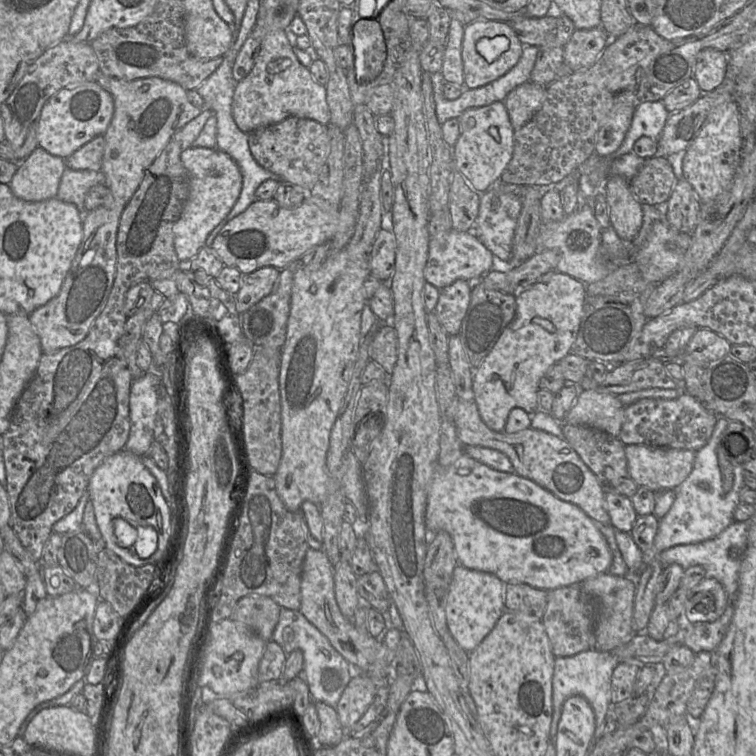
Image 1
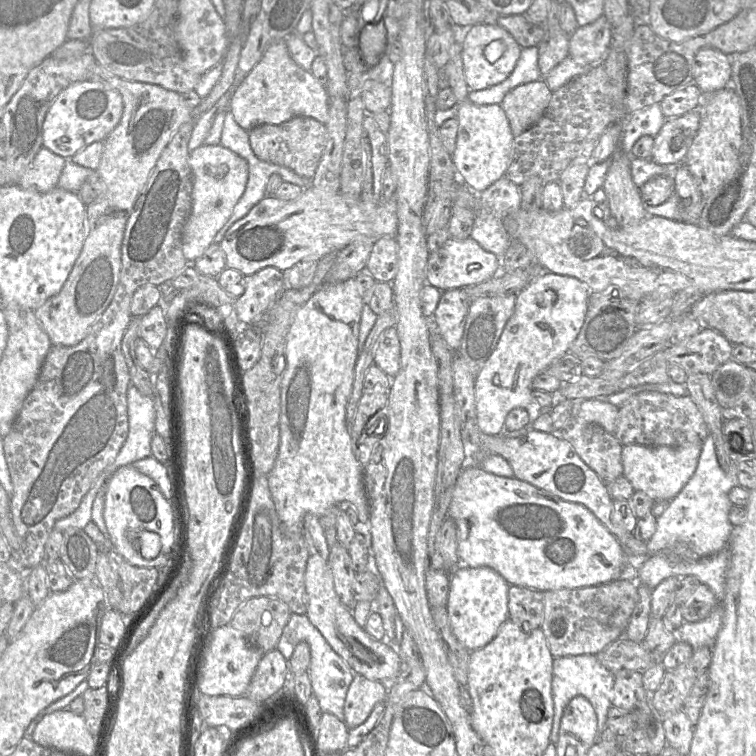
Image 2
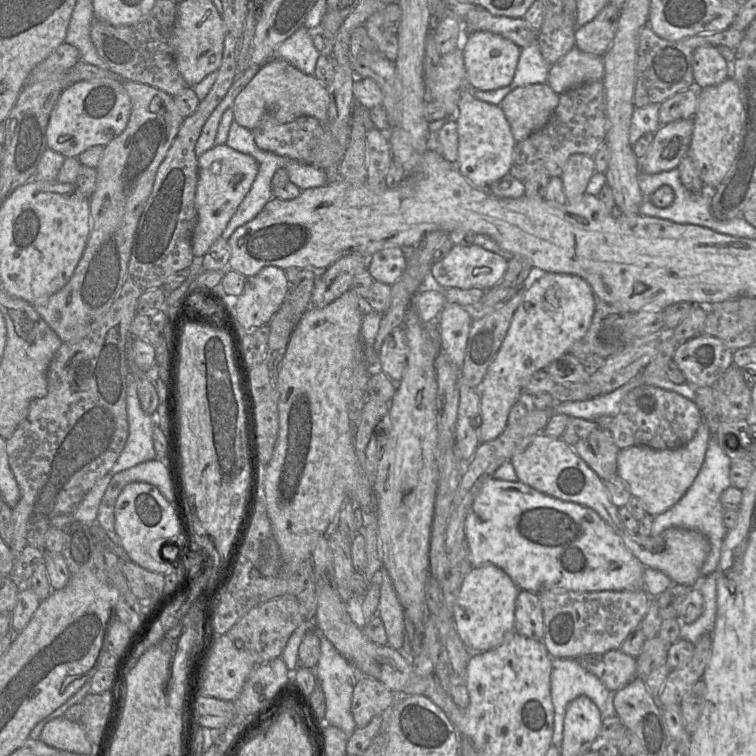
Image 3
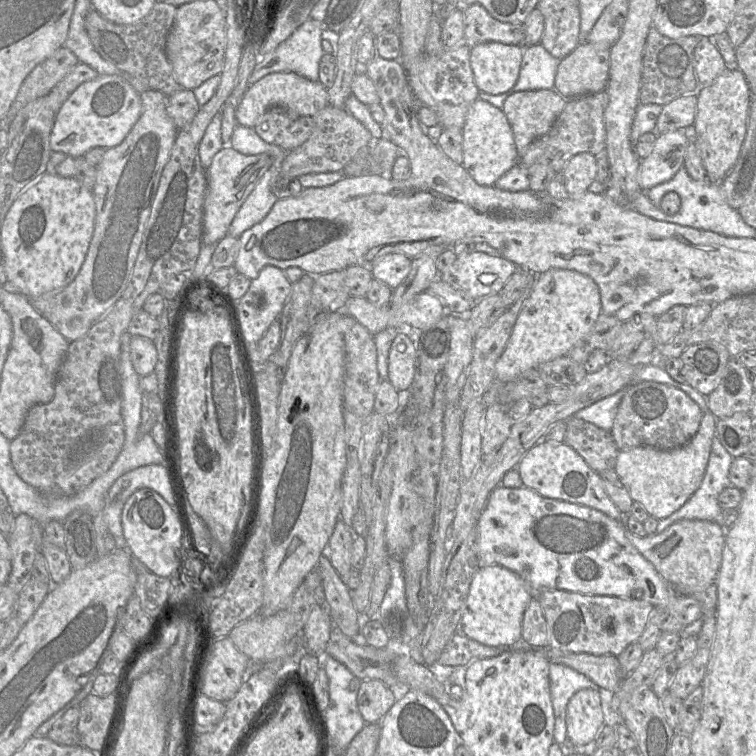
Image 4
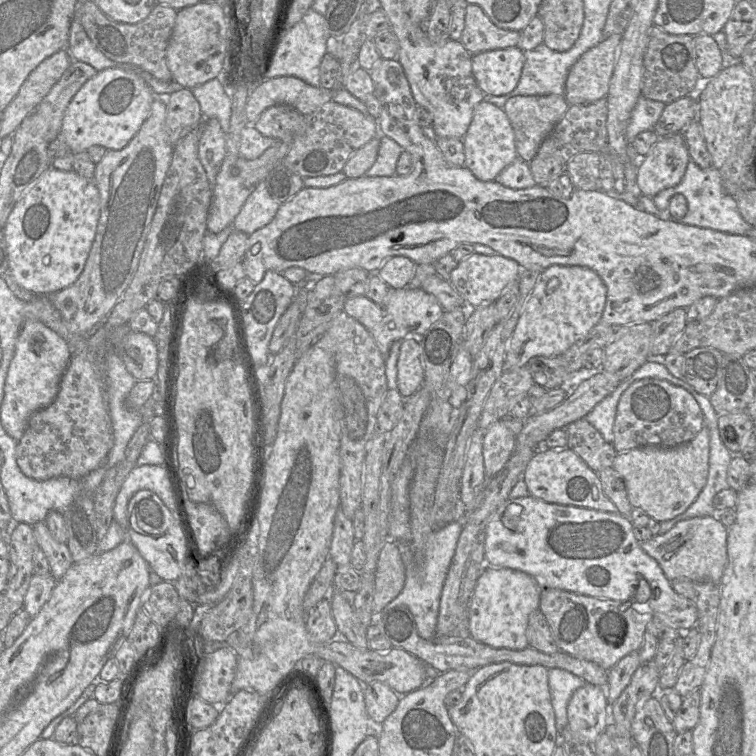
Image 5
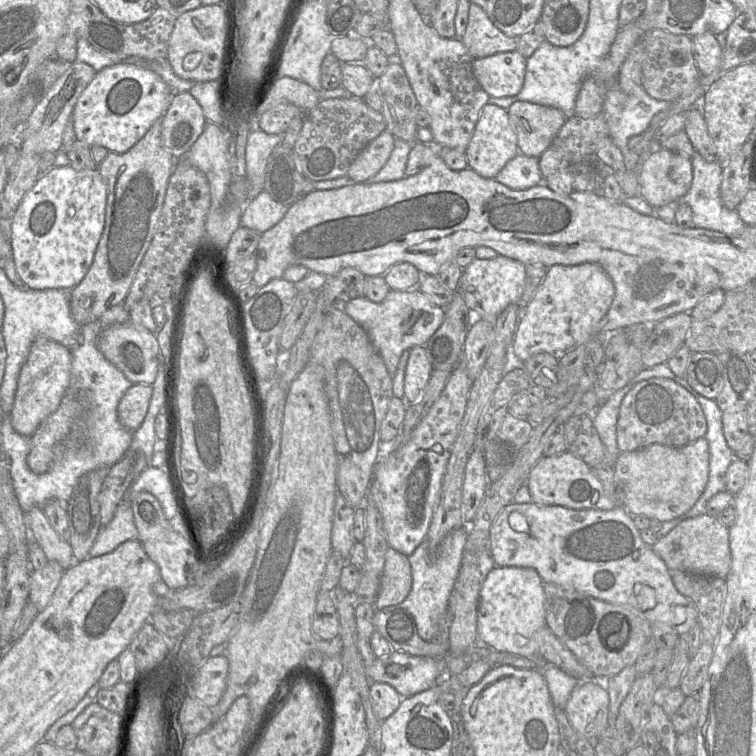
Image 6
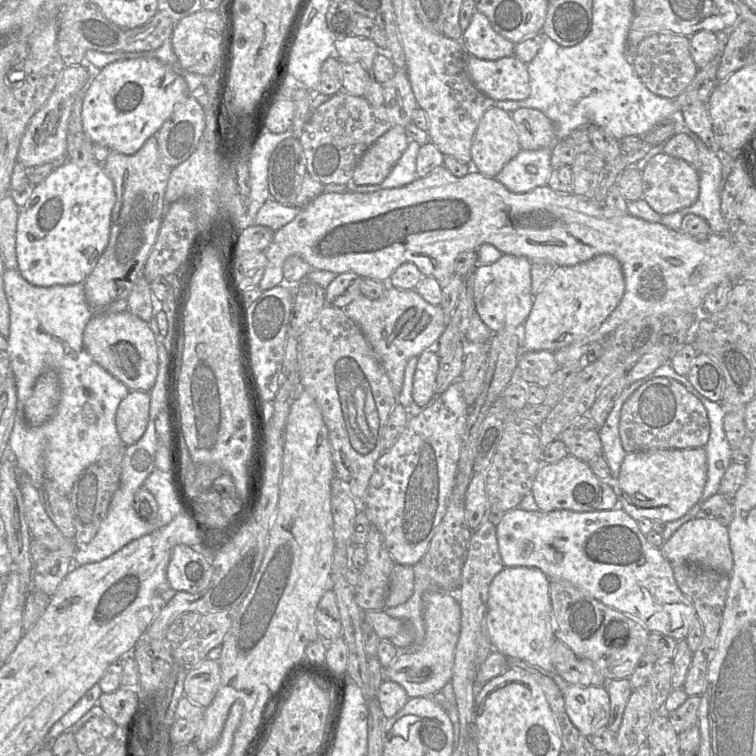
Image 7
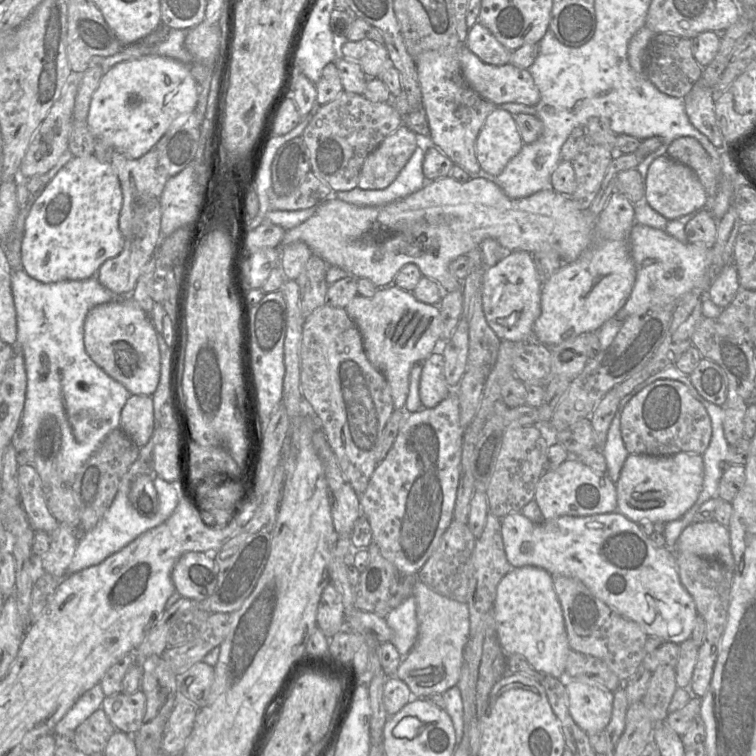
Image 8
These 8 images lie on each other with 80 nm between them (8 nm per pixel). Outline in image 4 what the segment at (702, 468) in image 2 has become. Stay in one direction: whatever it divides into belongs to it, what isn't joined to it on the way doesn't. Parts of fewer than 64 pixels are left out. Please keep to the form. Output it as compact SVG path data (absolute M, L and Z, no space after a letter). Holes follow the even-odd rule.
M715 434L699 488L680 509L658 521L656 533L663 532L679 520L713 521L723 526L722 509L718 504L718 498L724 489L731 486L730 466L733 459Z

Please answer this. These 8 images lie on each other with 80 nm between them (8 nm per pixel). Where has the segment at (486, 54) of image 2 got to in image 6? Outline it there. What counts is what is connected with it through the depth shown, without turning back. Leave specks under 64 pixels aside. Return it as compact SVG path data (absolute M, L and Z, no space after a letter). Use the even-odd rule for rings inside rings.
M518 50L473 59L473 74L490 97L515 96L524 84L526 59Z

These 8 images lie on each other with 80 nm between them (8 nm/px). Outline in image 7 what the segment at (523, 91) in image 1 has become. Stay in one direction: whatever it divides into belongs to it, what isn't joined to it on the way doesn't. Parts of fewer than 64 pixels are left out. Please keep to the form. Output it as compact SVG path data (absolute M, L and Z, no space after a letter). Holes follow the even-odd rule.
M518 108L511 113L518 132L521 149L552 148L557 141L556 125L542 111L535 108Z

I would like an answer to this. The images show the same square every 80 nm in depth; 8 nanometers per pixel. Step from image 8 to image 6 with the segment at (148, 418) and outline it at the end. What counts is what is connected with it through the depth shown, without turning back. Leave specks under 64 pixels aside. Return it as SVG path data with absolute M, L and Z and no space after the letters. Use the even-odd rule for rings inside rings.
M133 384L122 396L117 414L121 425L130 432L136 431L142 424L148 411L152 396L152 386Z

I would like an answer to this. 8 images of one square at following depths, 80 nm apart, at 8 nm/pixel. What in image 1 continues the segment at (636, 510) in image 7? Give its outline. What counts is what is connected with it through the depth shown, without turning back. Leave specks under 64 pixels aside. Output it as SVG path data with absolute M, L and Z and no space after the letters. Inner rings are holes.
M640 444L625 445L628 476L654 492L675 490L690 474L696 451L660 448Z

